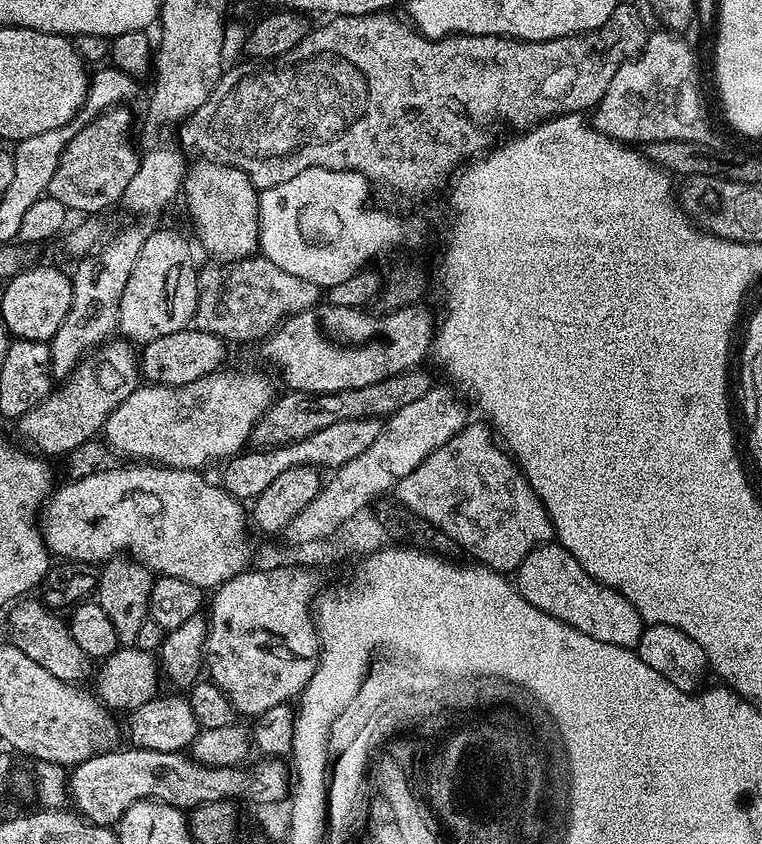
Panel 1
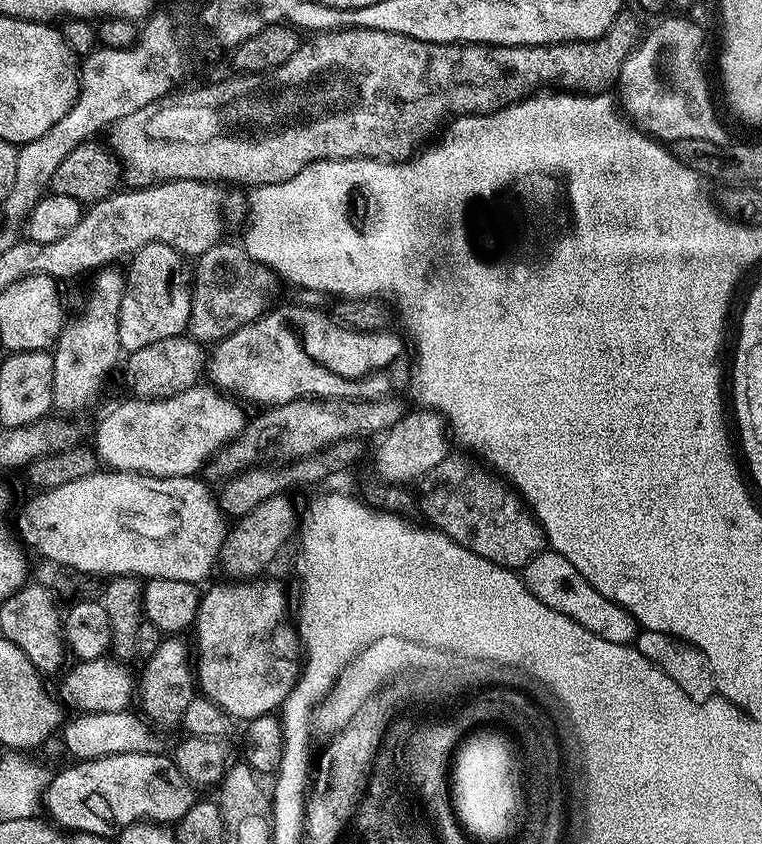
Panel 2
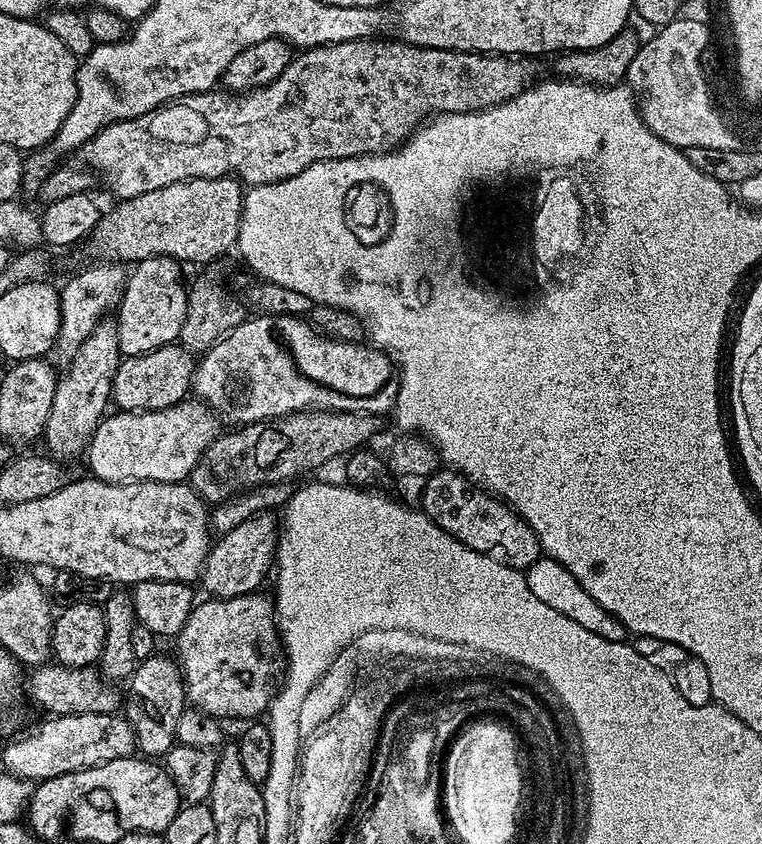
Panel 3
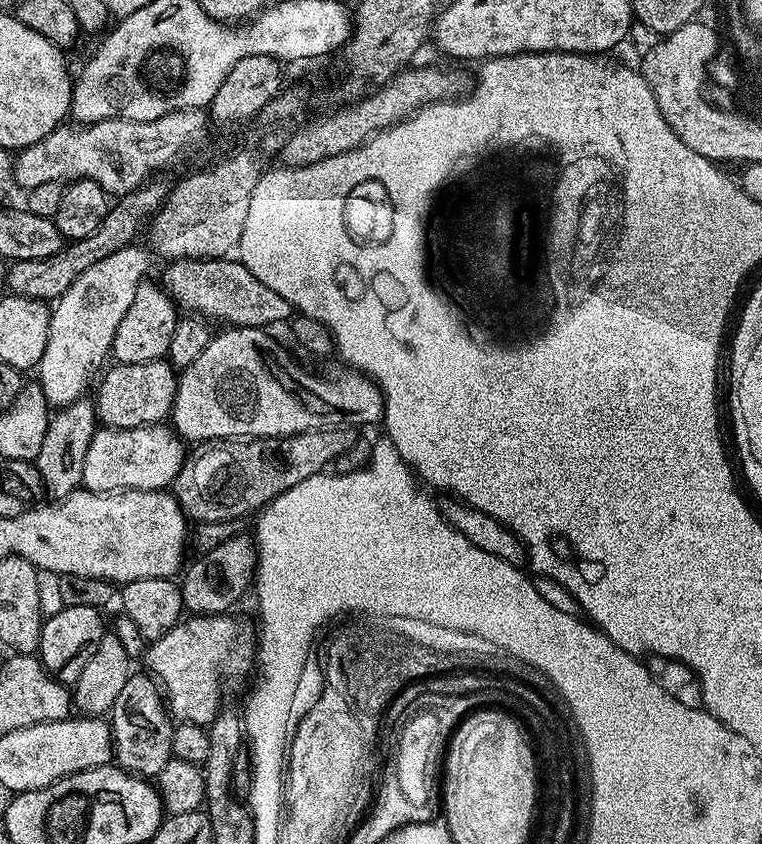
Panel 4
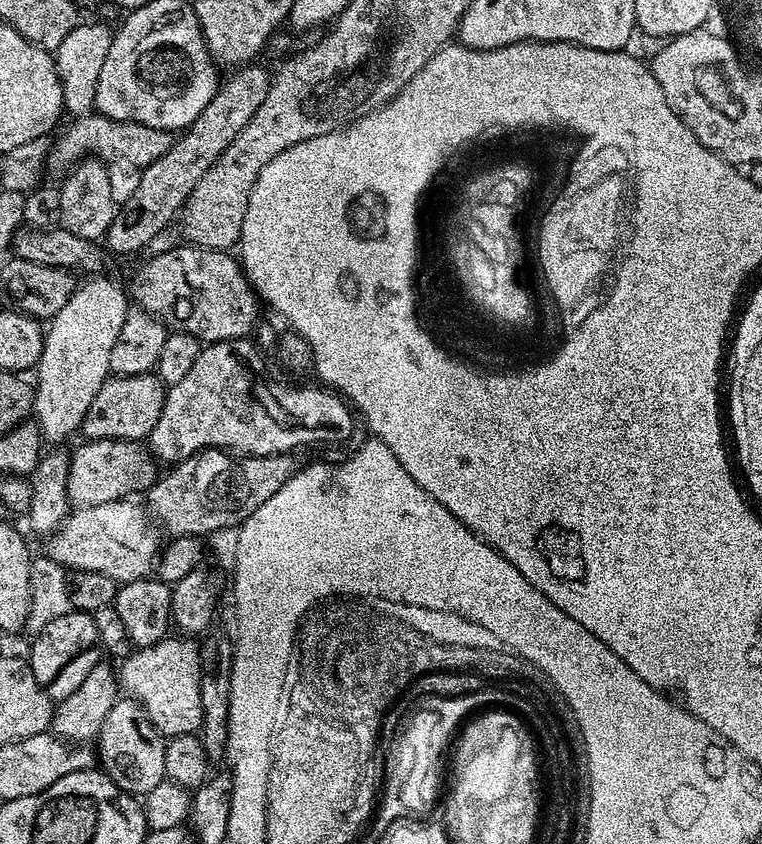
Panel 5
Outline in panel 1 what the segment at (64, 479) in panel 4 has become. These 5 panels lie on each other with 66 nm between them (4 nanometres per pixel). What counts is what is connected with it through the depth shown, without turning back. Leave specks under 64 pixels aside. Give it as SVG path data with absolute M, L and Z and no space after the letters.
M140 220L137 224L128 224L117 236L103 241L91 254L75 261L76 269L71 269L72 301L70 314L58 326L58 334L50 341L52 345L52 375L67 378L73 368L85 359L93 350L100 347L109 338L117 335L120 326L120 303L122 290L126 290L126 281L130 279L130 270L138 262L138 253L142 251L142 242L154 231L154 224Z

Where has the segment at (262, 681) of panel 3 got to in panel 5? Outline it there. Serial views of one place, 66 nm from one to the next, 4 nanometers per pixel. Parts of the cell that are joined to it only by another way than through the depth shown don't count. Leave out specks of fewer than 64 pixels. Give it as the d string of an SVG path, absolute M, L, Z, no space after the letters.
M165 638L155 644L145 648L136 648L123 657L118 664L118 684L124 688L129 697L140 701L152 725L155 726L160 735L165 738L181 736L182 734L196 734L204 726L204 711L202 710L202 694L200 693L200 644L192 641L192 638L182 638L186 640L172 640Z

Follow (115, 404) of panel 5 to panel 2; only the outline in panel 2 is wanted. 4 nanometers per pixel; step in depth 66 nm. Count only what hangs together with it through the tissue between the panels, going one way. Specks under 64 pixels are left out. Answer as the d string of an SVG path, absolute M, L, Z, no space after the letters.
M185 334L174 338L162 338L162 342L150 342L150 346L142 346L142 350L127 353L123 368L125 367L124 372L128 375L128 384L132 387L131 395L145 400L161 400L196 387L206 372L204 348L205 345L201 341Z

